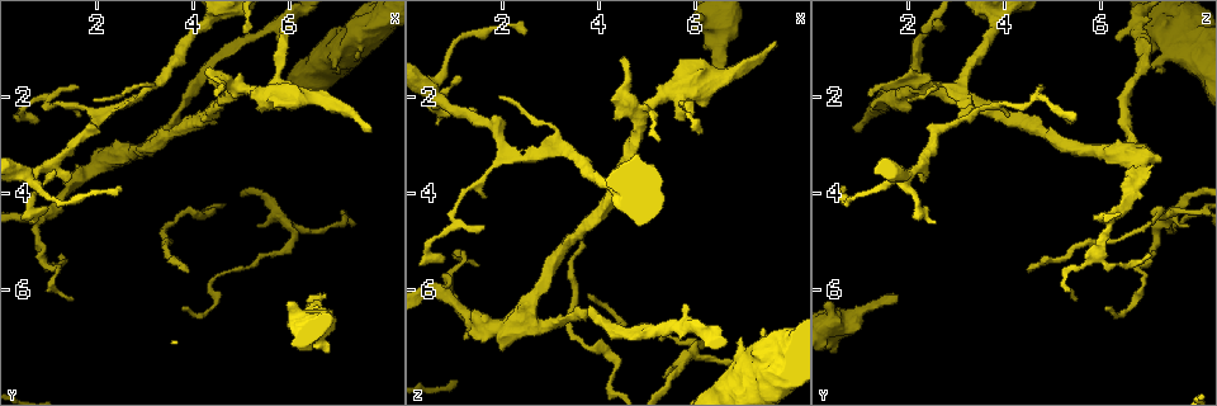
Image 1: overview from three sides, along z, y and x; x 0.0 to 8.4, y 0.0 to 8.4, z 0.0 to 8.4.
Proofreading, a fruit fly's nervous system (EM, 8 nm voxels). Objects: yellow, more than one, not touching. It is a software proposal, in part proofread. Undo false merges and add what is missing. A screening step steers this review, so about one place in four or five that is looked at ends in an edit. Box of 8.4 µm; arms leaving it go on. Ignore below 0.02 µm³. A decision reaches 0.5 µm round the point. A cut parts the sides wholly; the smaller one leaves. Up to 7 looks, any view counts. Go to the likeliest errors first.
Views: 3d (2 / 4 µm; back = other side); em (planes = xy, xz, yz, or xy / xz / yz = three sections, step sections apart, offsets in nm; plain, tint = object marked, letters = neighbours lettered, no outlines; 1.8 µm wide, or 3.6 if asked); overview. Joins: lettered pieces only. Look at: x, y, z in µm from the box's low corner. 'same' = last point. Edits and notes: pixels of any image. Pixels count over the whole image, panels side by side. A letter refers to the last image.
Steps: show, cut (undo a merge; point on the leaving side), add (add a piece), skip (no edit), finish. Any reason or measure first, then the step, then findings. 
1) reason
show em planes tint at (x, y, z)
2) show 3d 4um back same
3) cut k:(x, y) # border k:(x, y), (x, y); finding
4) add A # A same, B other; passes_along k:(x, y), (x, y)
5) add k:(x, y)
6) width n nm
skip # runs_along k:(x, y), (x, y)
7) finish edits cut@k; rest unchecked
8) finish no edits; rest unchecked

show em 3.6um yz step 16 tint at (6.00, 4.60, 7.25)

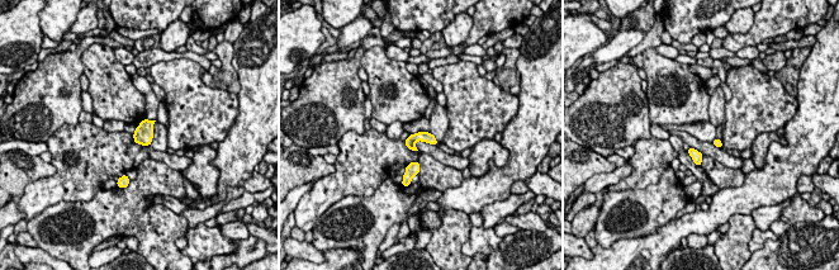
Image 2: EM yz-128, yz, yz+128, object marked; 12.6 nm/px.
show em 3.6um planes tint same

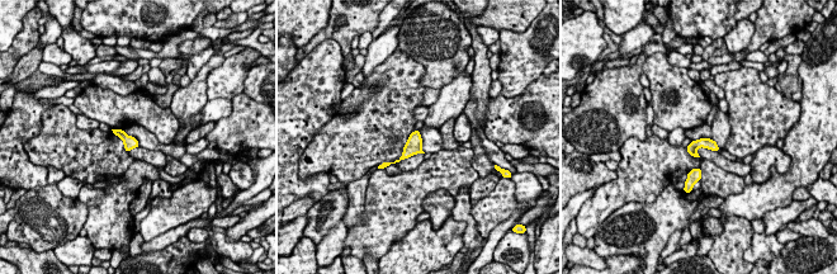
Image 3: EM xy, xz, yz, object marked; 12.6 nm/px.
what lies round it
show em 3.6um planes letters same

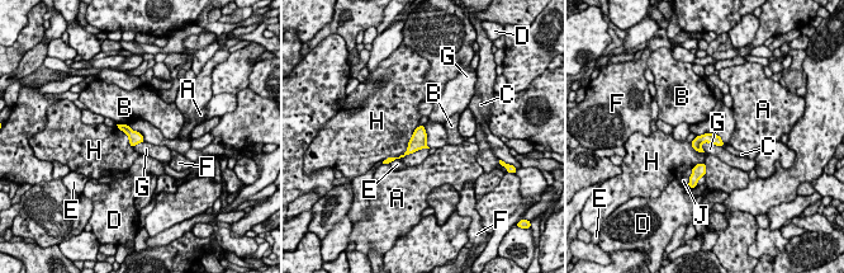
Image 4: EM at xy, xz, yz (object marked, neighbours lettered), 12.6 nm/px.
skip # A other, B other, C other, D other, E other, F other, G other, H other, J other; border 4:(700, 144), (709, 142), (722, 147); all the same neuron

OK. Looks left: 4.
a fork
show 3d 2um back at (0.85, 4.60, 6.15)

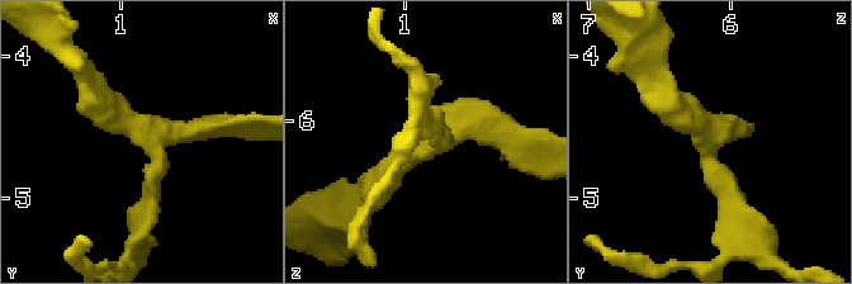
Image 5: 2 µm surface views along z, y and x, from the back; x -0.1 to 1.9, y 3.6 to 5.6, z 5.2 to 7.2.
show em xy step 16 letters at (0.78, 4.58, 6.12)

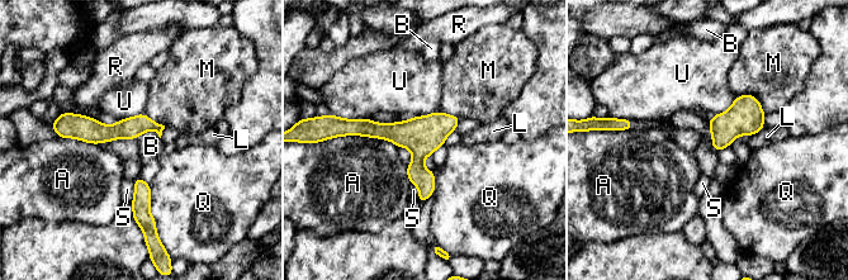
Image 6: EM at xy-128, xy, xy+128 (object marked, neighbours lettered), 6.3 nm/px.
skip # A other, B other, L other, M other, Q other, R other, S other, U other; runs_along 6:(455, 119), (431, 131), (350, 127); one neuron here

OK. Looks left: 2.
sharp bend
show em planes plain at (2.50, 3.10, 6.55)

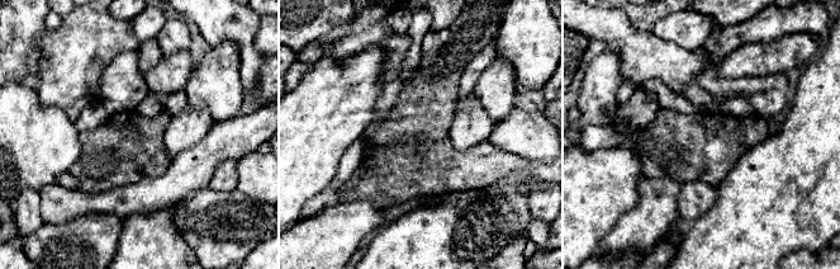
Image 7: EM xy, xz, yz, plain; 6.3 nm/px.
show em planes letters same

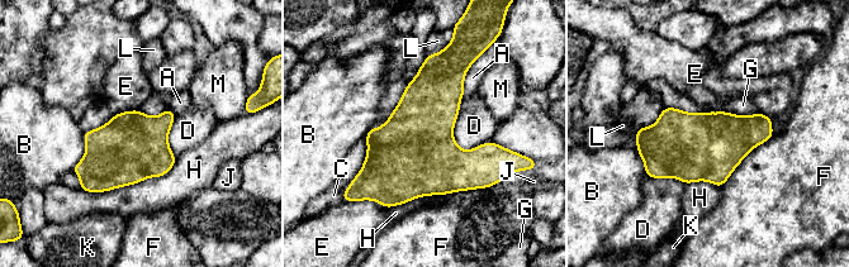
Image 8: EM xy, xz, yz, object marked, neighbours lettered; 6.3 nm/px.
longest_contact H 650 nm
skip # A other, B other, C other, D other, E other, F other, G other, H other, J other, K other, L other, M other; border 8:(138, 109), (121, 111), (114, 115); continuous, no second neuron

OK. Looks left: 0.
finish no edits; rest unchecked

